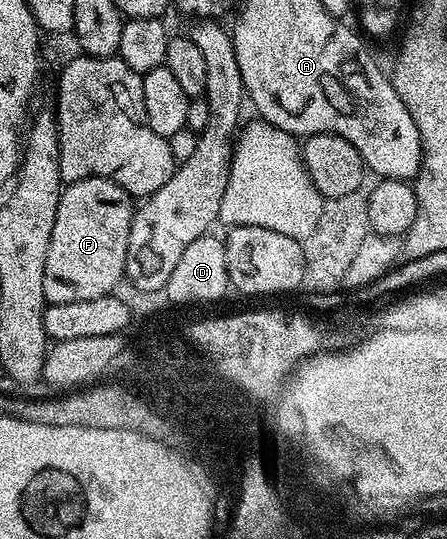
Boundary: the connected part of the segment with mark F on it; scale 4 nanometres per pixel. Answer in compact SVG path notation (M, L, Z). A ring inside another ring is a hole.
M88 177L68 182L62 188L59 211L55 211L55 227L51 227L51 243L47 247L47 267L43 267L43 291L48 304L80 303L82 299L110 296L125 277L127 243L135 212L134 198L119 183L106 177Z

